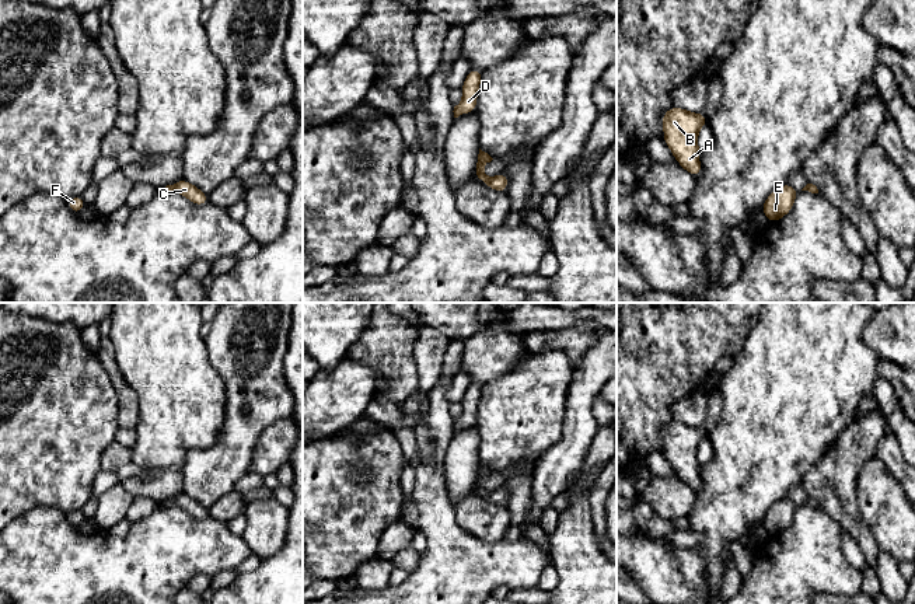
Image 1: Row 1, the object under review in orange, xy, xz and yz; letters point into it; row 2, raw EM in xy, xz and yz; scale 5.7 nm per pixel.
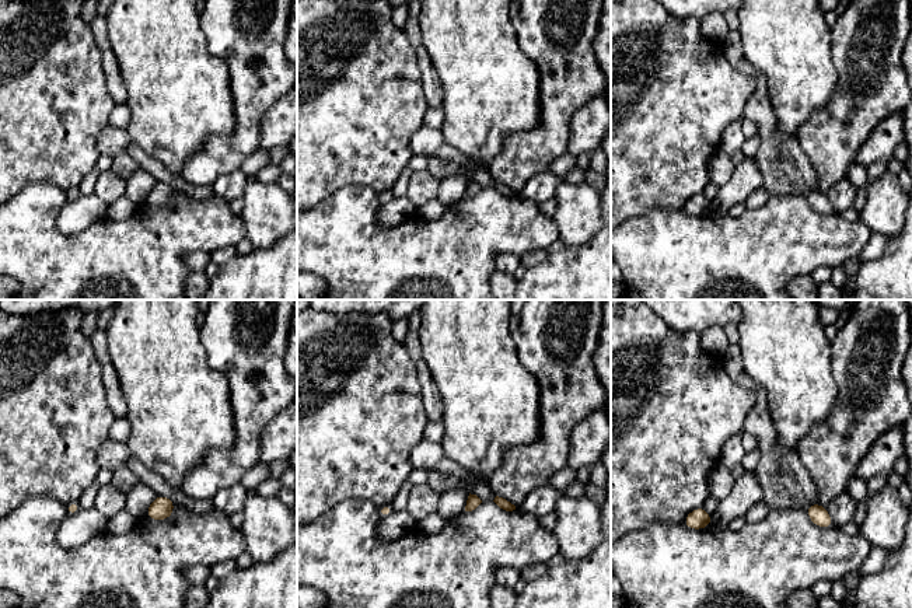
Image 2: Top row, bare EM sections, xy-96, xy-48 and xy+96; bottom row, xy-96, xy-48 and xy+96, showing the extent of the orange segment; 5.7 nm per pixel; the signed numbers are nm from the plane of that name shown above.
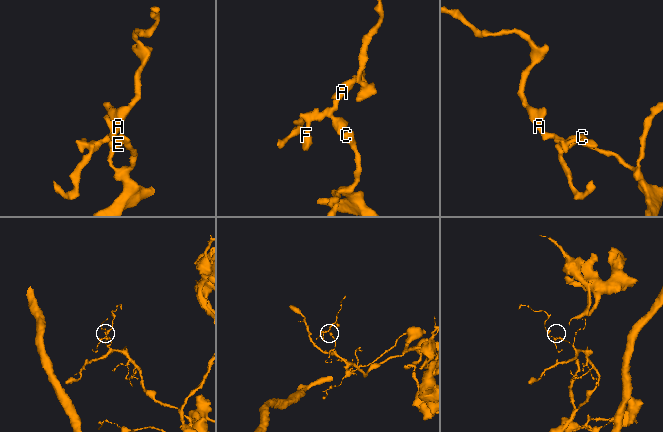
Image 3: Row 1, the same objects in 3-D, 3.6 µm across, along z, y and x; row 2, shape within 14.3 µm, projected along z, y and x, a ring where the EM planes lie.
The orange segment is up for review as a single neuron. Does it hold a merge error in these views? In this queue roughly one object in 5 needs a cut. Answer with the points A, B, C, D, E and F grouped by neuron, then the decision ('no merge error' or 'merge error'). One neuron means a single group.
A B C D E F | no merge error

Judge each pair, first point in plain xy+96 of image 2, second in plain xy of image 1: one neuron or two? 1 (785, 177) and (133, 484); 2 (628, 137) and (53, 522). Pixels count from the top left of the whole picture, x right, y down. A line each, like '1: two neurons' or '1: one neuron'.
1: one neuron
2: two neurons

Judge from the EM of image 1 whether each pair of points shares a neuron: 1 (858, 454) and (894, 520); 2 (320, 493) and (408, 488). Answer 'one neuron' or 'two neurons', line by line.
1: two neurons
2: two neurons

